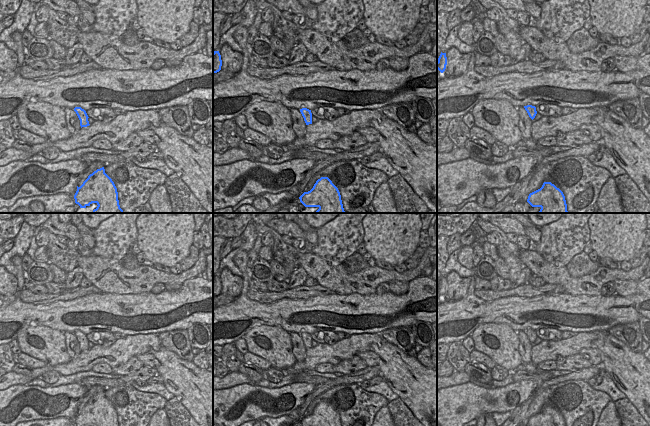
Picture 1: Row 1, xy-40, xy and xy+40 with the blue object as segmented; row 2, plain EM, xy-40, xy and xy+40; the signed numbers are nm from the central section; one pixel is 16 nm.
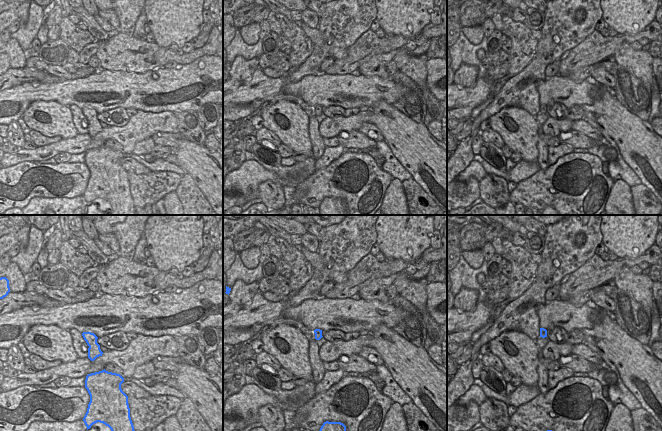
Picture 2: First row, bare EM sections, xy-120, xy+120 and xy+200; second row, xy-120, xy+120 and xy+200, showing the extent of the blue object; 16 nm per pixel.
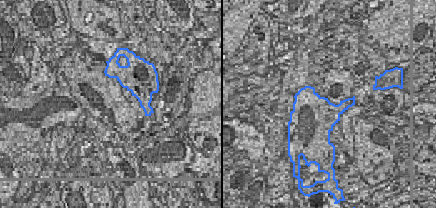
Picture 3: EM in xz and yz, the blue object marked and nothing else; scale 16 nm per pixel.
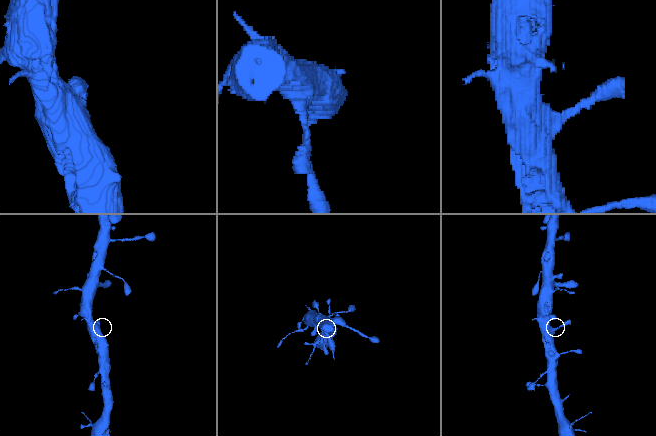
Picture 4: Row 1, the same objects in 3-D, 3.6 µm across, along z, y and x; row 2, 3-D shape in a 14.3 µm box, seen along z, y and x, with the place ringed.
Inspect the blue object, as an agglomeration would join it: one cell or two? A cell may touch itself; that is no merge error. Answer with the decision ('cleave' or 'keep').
keep

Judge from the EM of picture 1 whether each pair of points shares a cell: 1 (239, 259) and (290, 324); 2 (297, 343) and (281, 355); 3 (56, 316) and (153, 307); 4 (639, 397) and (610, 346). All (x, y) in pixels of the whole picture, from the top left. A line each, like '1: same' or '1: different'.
1: same
2: different
3: same
4: same

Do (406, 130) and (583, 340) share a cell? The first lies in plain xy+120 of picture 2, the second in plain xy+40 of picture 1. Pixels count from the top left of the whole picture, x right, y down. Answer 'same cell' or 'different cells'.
different cells

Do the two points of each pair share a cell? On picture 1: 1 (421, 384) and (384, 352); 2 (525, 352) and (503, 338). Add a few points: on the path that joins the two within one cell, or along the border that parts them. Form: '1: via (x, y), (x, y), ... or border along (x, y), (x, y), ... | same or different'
1: via (412, 380), (393, 361) | same
2: border along (515, 331), (521, 363), (509, 370) | different

